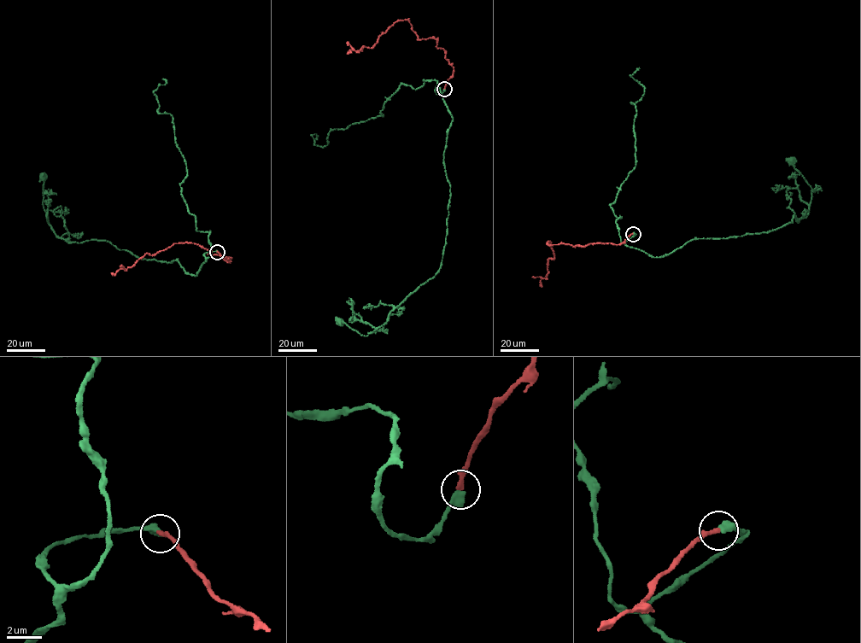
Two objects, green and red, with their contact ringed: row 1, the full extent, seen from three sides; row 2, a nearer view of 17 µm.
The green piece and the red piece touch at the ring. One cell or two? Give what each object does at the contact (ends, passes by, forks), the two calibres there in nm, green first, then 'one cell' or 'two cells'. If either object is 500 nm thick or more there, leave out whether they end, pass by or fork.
green ends there; red ends there; 480 nm thick on the green side, 280 nm on the other; one cell

